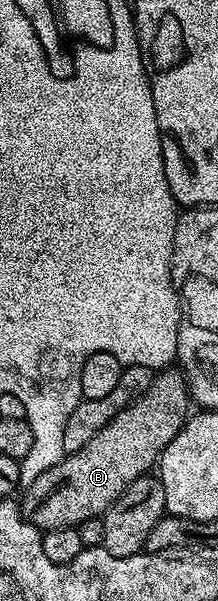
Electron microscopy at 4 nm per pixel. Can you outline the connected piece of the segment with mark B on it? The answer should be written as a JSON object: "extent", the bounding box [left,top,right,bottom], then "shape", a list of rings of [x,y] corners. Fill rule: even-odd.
{"extent":[19,370,190,533],"shape":[[[164,370],[153,379],[150,390],[144,396],[138,397],[132,404],[127,404],[82,450],[69,452],[64,459],[59,460],[46,474],[38,474],[34,482],[30,482],[23,489],[24,497],[19,497],[20,512],[24,519],[30,521],[41,533],[63,528],[79,528],[86,520],[103,517],[107,508],[140,476],[147,476],[157,467],[160,455],[166,446],[182,430],[182,426],[190,419],[190,397],[188,395],[188,381],[184,373],[179,370]]]}

